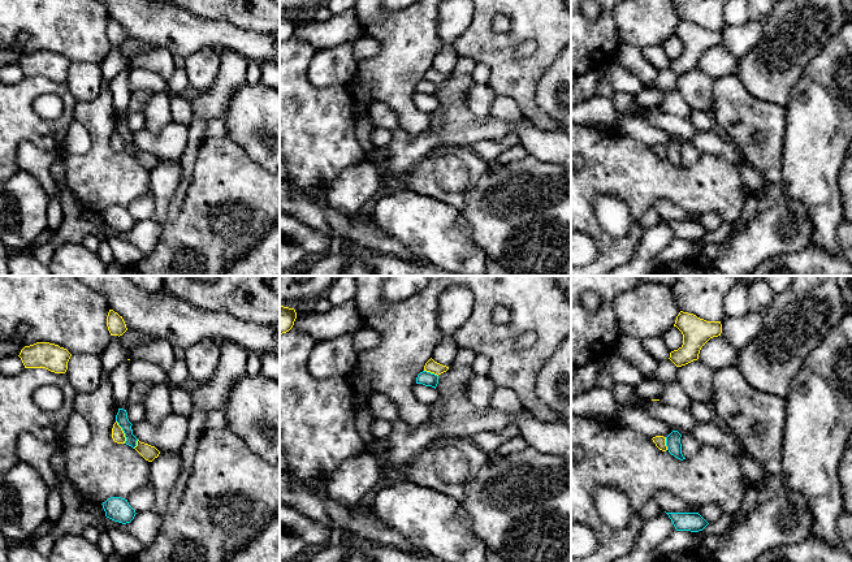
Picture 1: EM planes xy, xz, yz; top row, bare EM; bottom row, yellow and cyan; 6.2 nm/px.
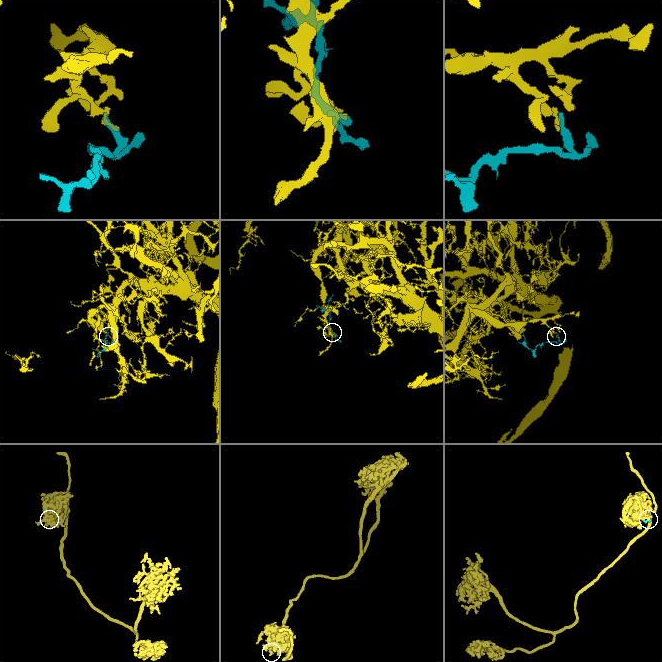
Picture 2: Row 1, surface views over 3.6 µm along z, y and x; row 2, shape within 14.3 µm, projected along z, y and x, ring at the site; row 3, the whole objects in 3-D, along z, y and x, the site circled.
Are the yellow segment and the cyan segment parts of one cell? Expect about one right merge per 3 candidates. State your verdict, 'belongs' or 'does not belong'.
does not belong

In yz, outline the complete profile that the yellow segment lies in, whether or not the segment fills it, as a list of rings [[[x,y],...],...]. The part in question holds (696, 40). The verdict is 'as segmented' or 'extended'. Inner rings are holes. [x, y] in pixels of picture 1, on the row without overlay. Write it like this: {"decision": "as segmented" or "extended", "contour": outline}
{"decision": "as segmented", "contour": [[[680,20],[675,33],[683,43],[683,53],[670,61],[670,69],[682,75],[699,68],[701,56],[713,46],[722,42],[721,30],[706,30],[693,22]]]}

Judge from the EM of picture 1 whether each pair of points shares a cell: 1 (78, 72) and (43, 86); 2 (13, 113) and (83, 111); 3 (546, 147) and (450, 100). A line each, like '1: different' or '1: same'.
1: different
2: different
3: same

